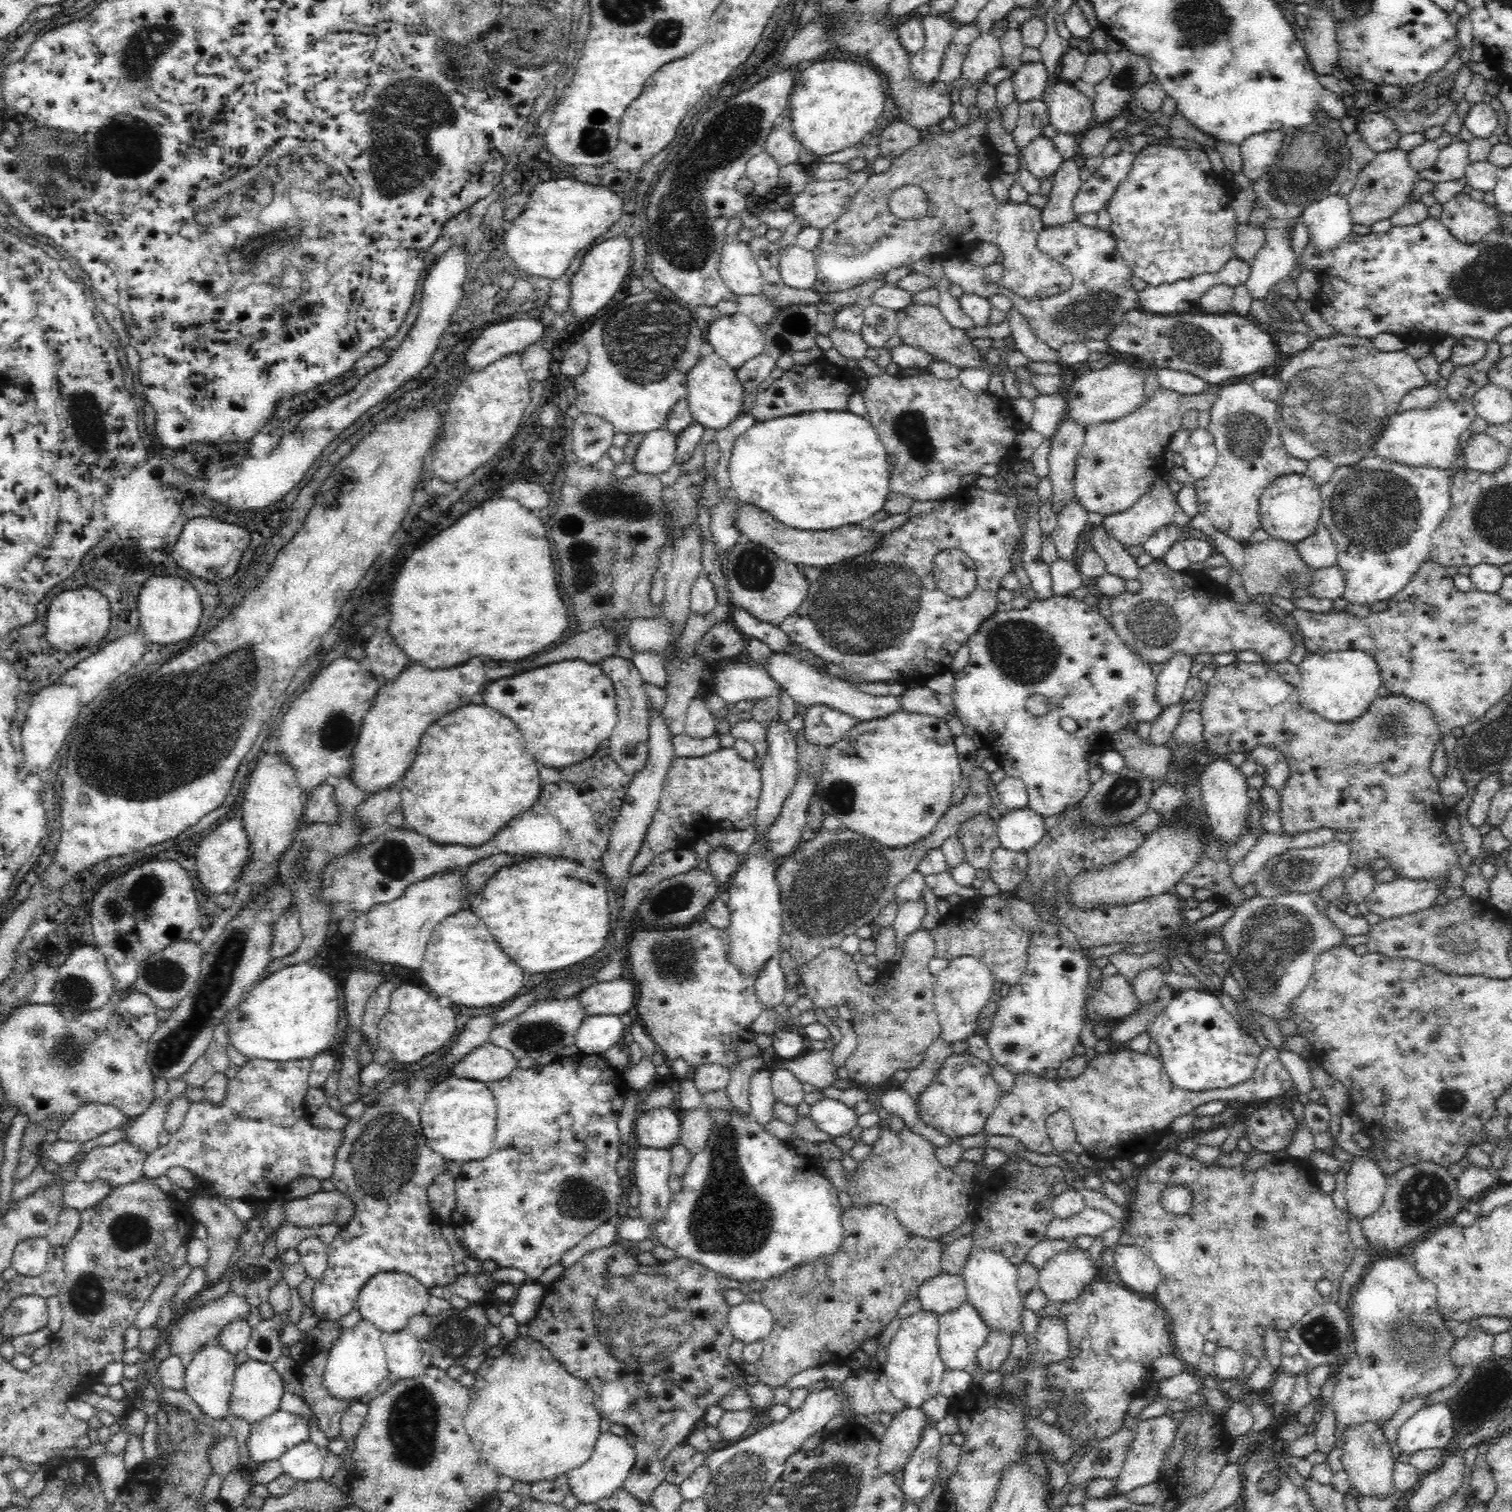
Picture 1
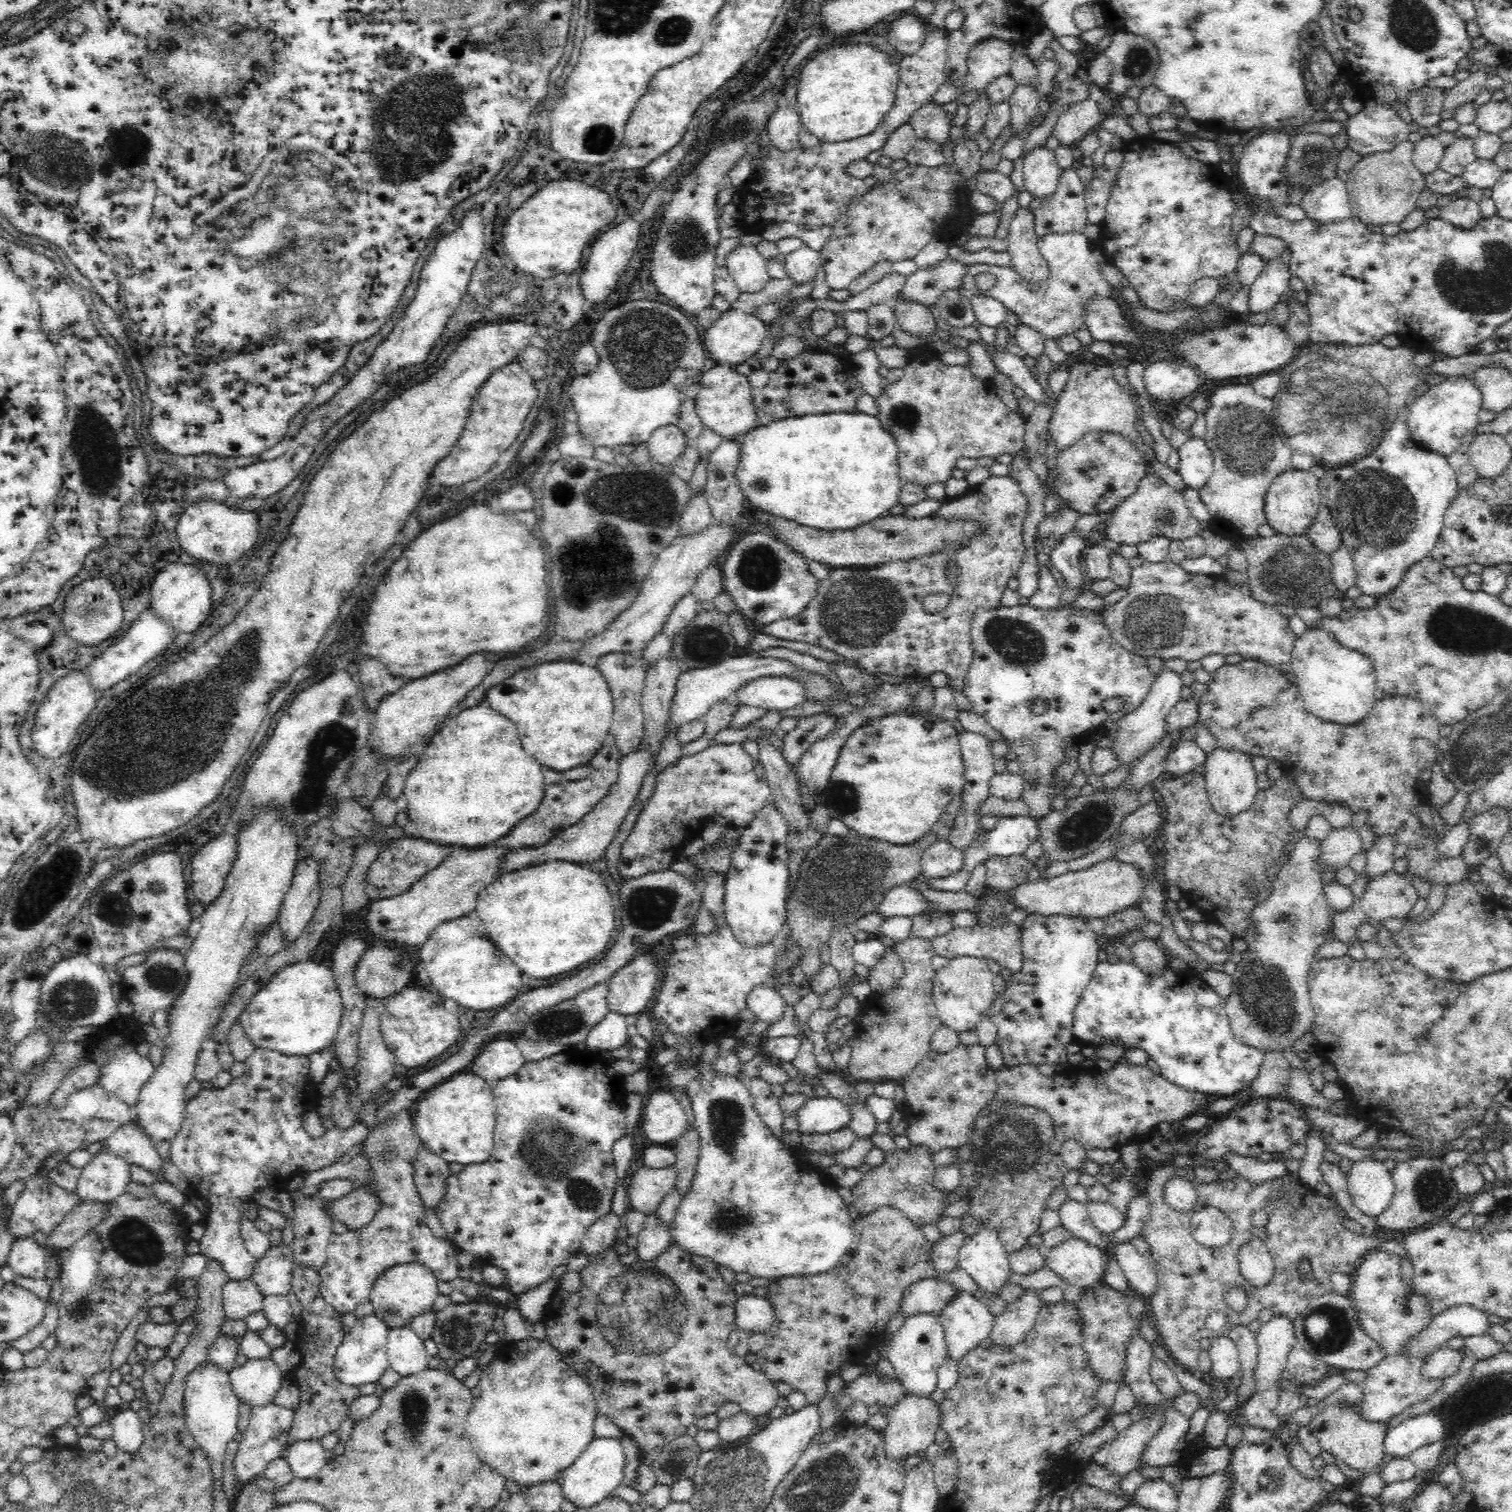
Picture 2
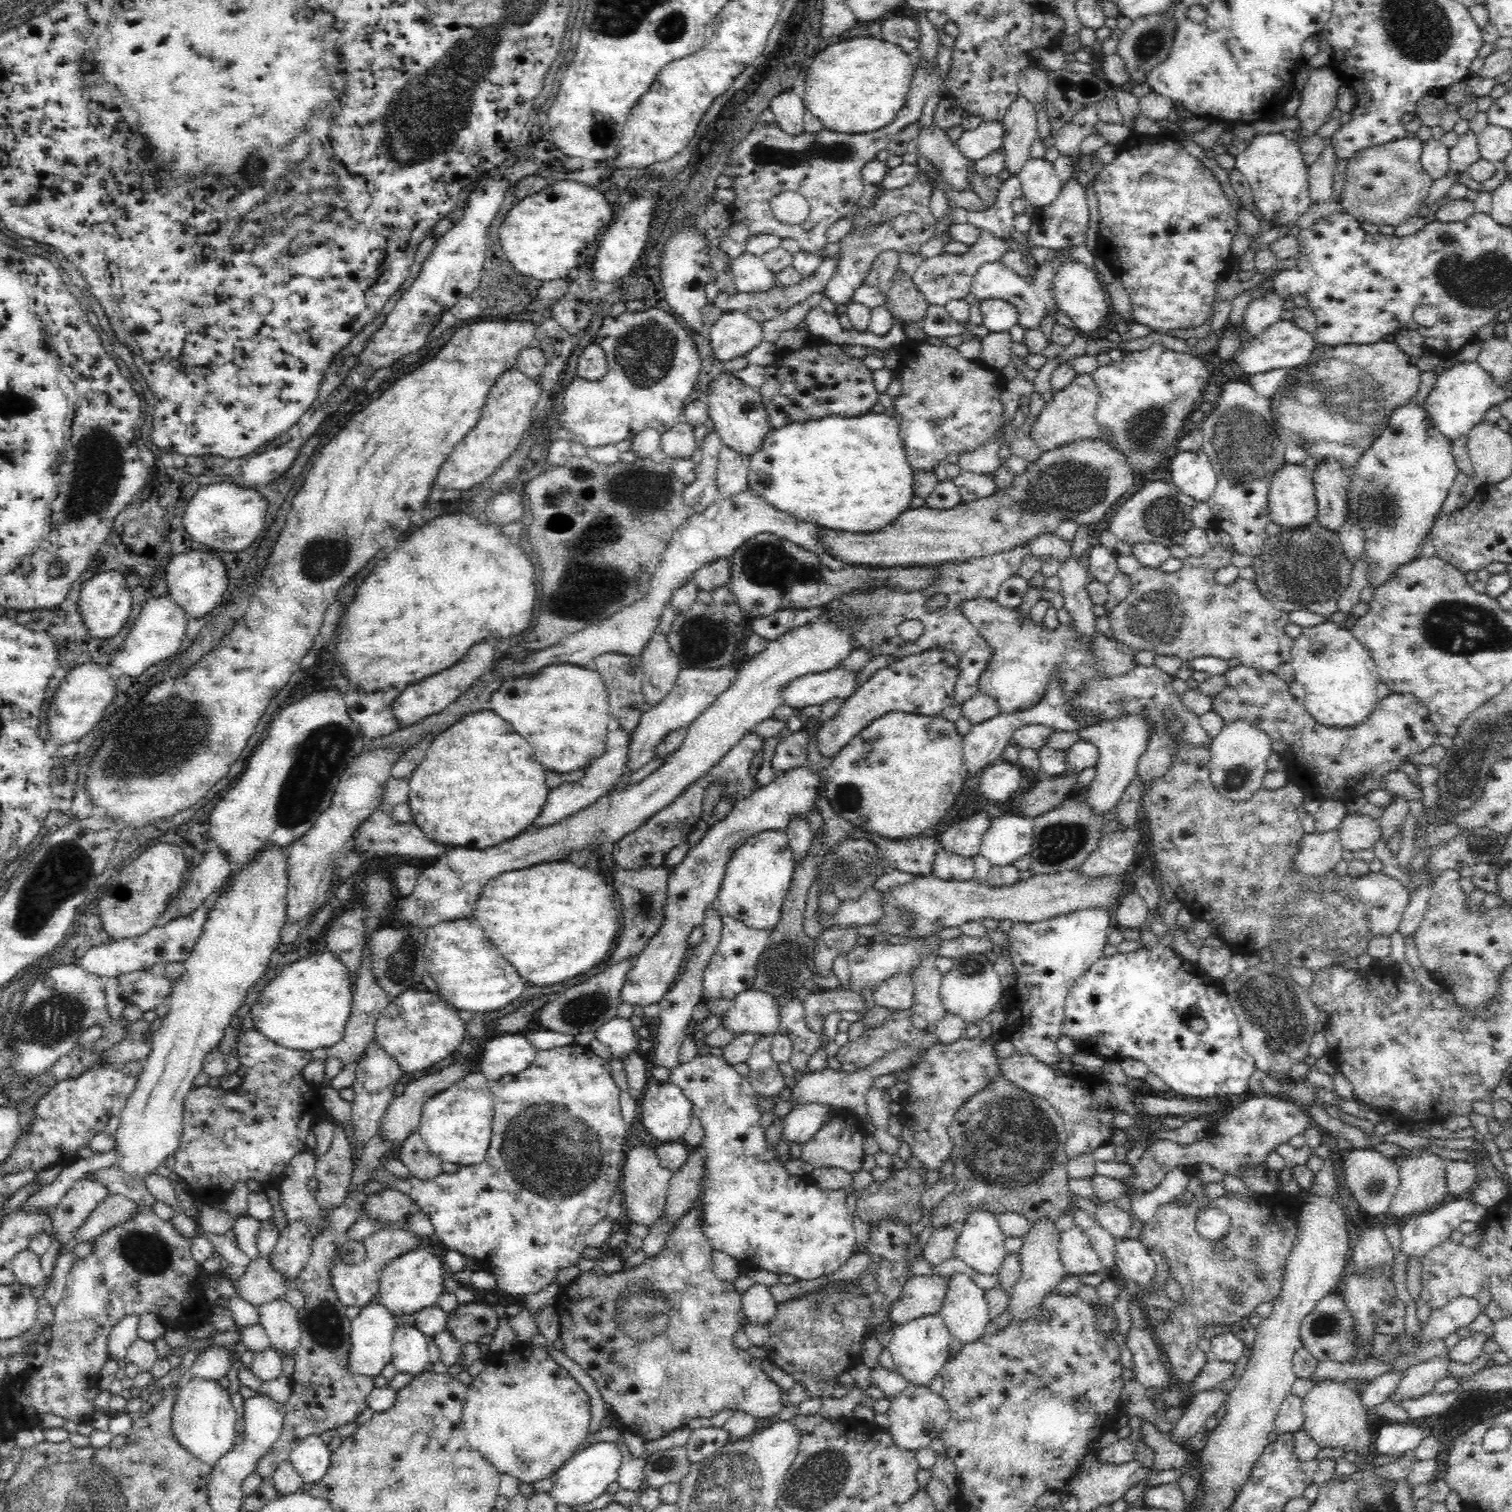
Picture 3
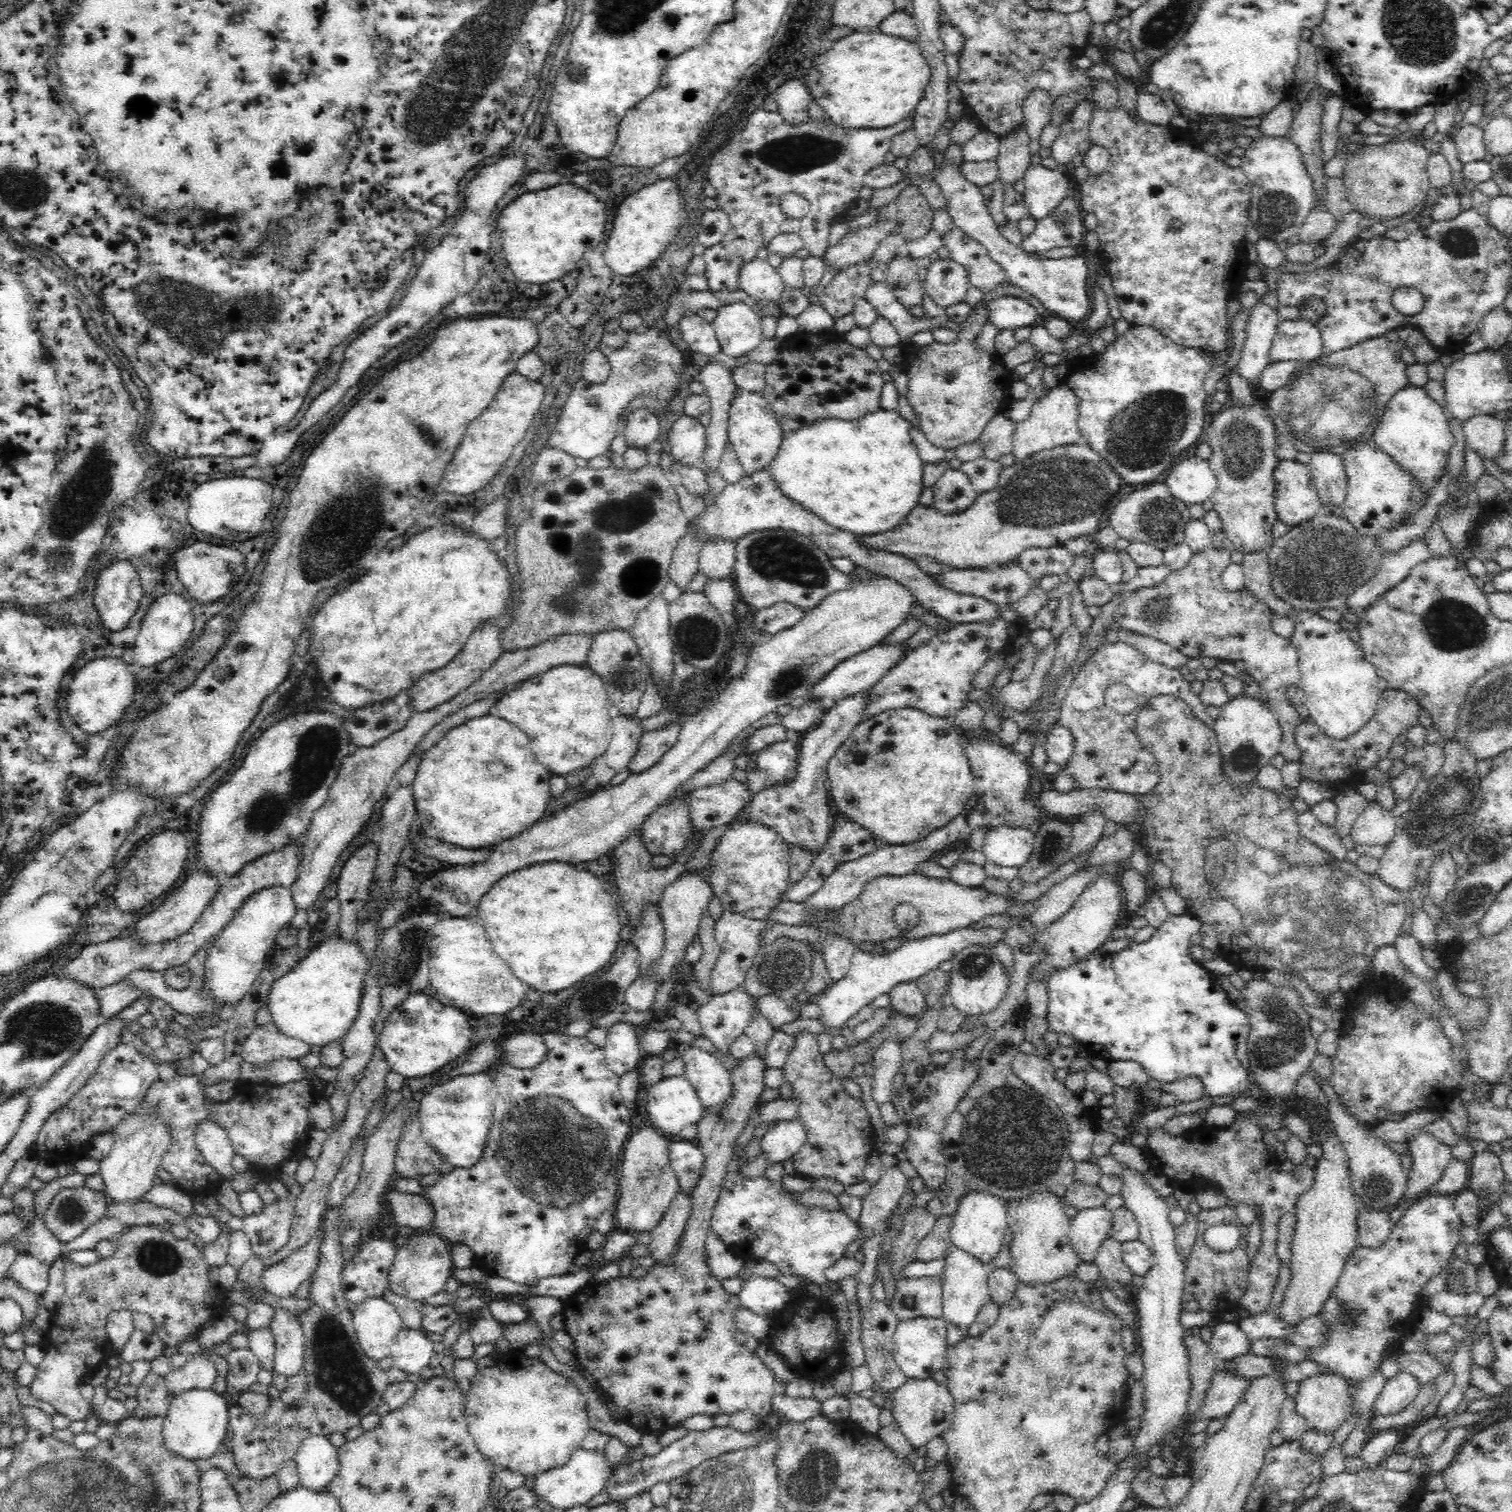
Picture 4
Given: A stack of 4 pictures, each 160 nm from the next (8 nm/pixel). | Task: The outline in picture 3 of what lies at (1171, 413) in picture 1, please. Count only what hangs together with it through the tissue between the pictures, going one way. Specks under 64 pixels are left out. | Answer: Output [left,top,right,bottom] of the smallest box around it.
[824,438,1133,568]

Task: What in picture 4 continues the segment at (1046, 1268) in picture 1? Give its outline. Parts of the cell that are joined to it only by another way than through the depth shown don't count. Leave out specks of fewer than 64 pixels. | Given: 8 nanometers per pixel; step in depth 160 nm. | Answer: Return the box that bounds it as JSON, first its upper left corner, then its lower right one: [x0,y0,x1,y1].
[1068,1205,1112,1262]

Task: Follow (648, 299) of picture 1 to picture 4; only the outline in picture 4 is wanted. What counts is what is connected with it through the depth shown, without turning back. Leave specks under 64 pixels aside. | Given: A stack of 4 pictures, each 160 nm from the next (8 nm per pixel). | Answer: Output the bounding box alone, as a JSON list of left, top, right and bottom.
[543,328,688,460]

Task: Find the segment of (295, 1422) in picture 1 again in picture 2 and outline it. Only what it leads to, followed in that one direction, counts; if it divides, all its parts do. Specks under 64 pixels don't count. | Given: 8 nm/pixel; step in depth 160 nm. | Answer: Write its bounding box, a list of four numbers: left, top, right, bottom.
[232,1401,292,1496]

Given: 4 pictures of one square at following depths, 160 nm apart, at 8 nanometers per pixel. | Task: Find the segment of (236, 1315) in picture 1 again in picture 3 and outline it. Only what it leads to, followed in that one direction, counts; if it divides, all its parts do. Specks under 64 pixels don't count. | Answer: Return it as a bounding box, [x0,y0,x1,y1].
[233,1257,294,1307]

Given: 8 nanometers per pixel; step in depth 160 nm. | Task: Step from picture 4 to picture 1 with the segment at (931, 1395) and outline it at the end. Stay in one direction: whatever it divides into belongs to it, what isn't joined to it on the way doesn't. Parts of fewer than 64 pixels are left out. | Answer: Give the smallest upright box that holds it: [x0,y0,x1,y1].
[878,1407,930,1475]

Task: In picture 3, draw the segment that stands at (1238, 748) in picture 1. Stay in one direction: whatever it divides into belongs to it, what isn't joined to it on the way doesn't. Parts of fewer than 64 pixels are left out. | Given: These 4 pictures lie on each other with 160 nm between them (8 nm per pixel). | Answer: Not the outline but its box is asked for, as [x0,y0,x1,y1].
[1212,664,1443,798]

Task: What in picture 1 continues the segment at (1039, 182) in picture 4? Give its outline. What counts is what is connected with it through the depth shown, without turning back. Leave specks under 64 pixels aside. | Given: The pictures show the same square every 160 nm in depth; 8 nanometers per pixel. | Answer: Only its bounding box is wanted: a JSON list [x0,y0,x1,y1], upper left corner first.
[1023,136,1063,180]

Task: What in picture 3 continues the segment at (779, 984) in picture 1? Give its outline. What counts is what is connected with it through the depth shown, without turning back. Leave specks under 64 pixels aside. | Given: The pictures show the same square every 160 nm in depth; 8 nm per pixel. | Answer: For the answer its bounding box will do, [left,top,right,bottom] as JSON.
[720,989,779,1035]

